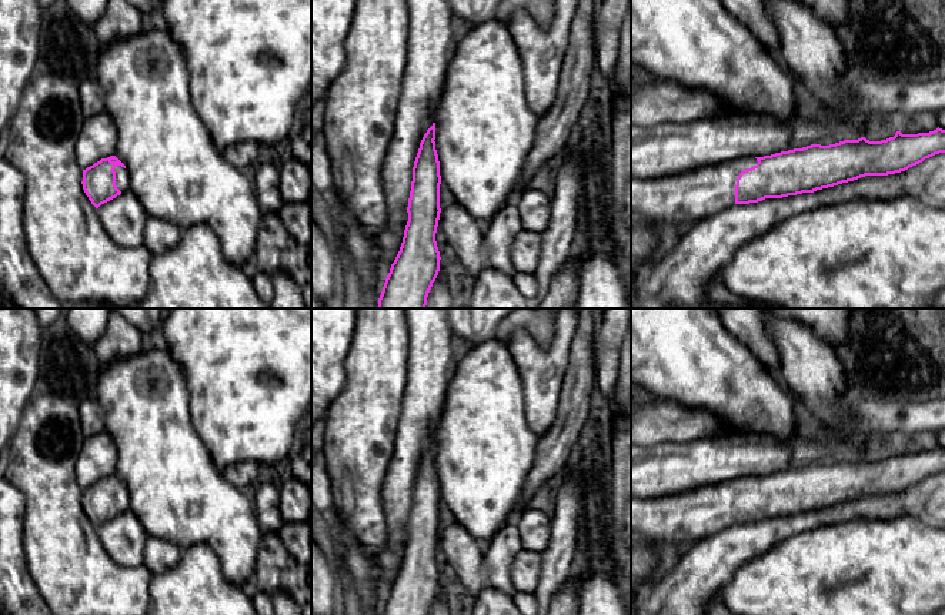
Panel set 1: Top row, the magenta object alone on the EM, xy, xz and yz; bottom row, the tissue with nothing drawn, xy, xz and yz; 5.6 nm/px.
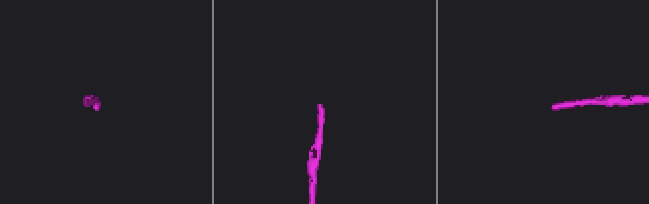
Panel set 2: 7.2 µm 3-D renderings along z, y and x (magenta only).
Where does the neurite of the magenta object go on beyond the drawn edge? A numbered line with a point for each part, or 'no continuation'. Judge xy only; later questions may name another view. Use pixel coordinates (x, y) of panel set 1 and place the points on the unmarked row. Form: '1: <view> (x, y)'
1: xy (122, 494)

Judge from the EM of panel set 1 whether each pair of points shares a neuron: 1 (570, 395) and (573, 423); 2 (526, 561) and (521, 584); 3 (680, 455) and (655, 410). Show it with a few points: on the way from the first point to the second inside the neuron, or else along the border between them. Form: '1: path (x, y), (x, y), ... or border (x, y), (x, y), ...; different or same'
1: path (573, 403), (573, 415); same
2: path (526, 567), (524, 578); same
3: border (705, 437), (687, 441), (658, 441), (645, 447); different

